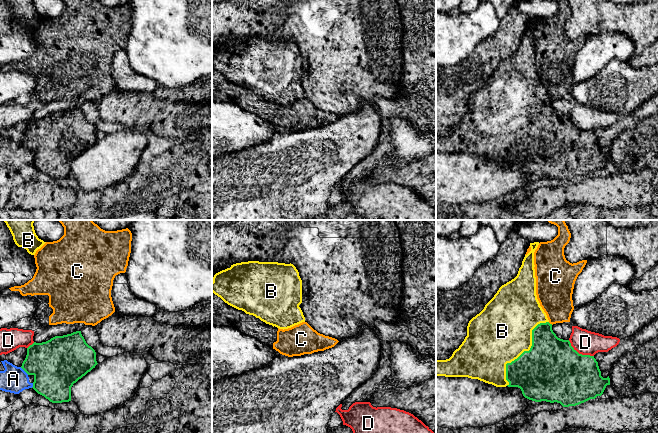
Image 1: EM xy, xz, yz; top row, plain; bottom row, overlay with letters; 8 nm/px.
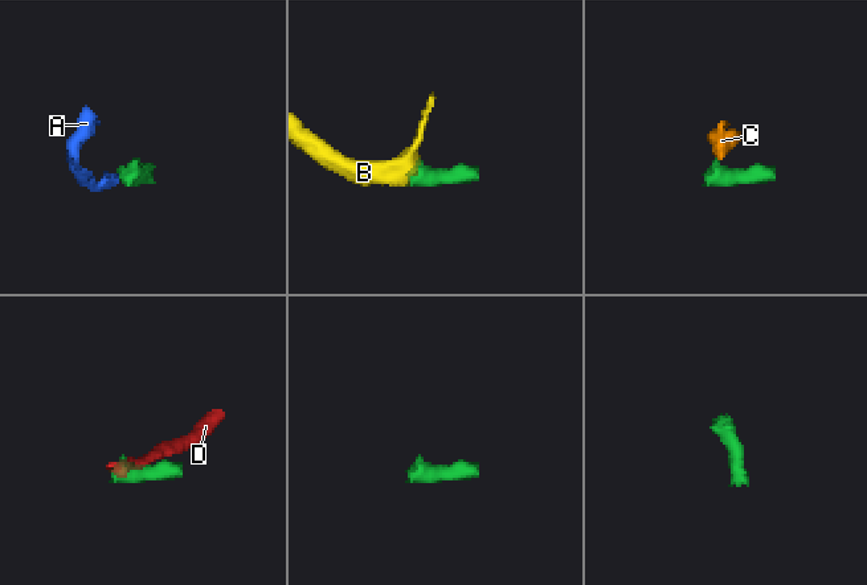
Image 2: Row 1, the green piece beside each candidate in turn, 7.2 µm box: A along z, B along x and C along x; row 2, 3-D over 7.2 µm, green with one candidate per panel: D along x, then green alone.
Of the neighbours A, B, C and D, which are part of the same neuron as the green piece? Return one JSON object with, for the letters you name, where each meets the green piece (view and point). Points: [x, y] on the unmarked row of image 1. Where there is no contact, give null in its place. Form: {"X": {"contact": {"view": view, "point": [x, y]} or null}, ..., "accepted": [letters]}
{"B": {"contact": {"view": "yz", "point": [524, 127]}}, "accepted": ["B"]}

